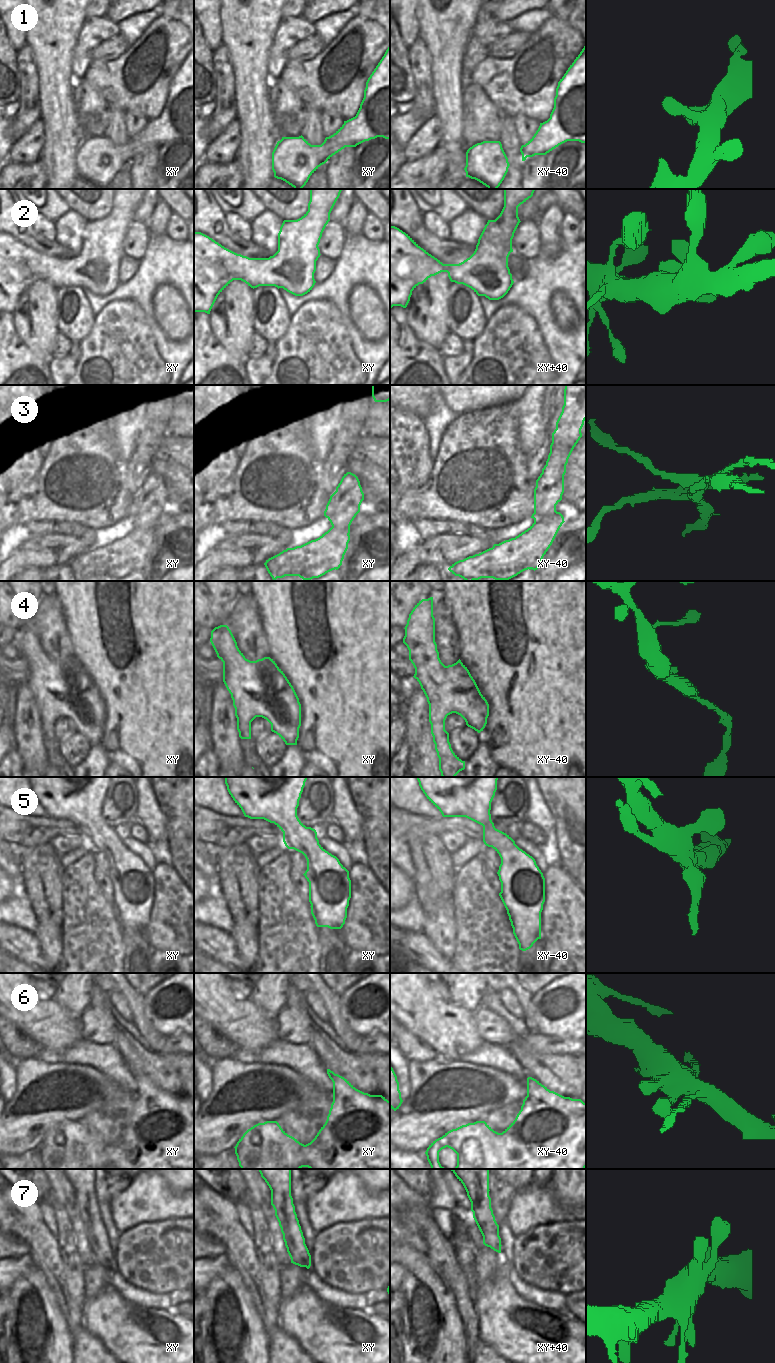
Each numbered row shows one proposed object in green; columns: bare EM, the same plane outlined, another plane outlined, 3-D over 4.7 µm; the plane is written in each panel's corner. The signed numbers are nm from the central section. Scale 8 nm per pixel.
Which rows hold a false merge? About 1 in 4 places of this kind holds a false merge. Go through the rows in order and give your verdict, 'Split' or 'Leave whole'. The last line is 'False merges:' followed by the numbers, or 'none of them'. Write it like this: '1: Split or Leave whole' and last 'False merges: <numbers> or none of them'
1: Leave whole
2: Leave whole
3: Split
4: Leave whole
5: Leave whole
6: Split
7: Leave whole
False merges: 3, 6

